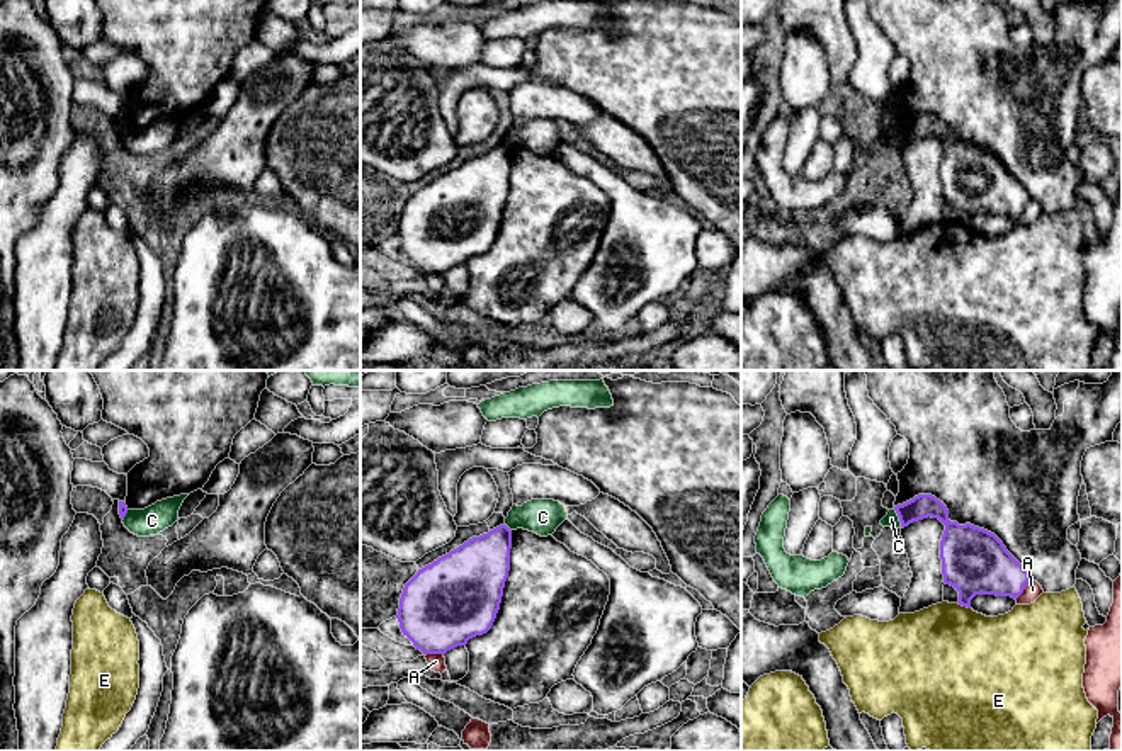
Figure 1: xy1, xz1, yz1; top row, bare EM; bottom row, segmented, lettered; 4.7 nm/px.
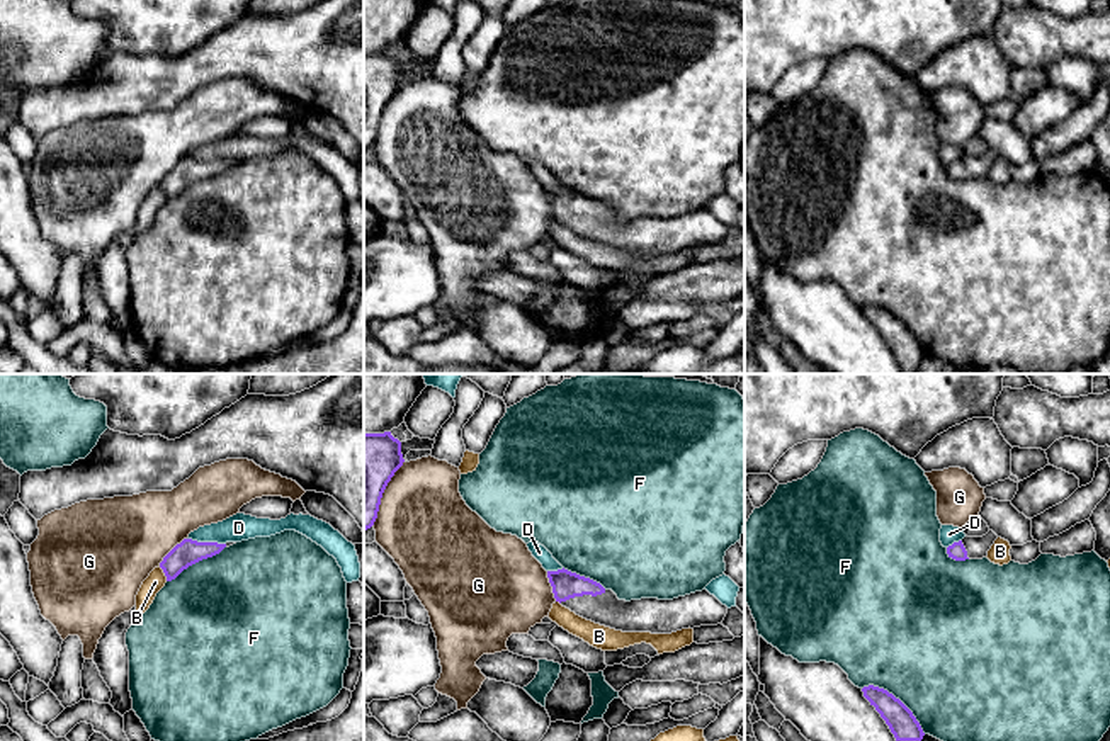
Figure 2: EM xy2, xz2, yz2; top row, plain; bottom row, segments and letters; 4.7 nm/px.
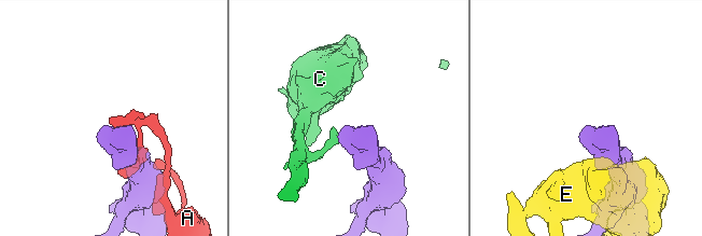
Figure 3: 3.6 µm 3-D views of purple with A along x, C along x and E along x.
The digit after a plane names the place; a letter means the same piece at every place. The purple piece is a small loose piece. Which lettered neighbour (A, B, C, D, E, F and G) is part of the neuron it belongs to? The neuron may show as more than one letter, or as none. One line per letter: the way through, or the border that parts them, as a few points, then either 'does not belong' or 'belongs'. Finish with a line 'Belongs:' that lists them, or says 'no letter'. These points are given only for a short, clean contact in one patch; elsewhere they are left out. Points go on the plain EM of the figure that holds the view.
A: does not belong
B: does not belong
C: border along yz1 (893, 128), (903, 146); does not belong
D: does not belong
E: does not belong
F: does not belong
G: does not belong
Belongs: no letter

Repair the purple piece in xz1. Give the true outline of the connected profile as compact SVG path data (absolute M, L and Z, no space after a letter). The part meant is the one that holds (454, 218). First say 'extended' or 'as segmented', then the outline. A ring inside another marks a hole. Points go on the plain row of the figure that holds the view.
as segmented; M500 144L488 153L473 156L418 192L405 204L398 241L423 274L445 274L466 265L469 258L486 253L500 229L505 200L510 190L512 150Z

